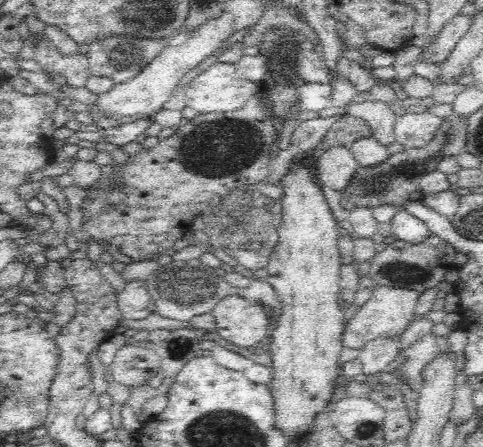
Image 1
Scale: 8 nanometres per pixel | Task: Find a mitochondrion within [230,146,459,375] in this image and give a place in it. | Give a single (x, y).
(373, 186)

